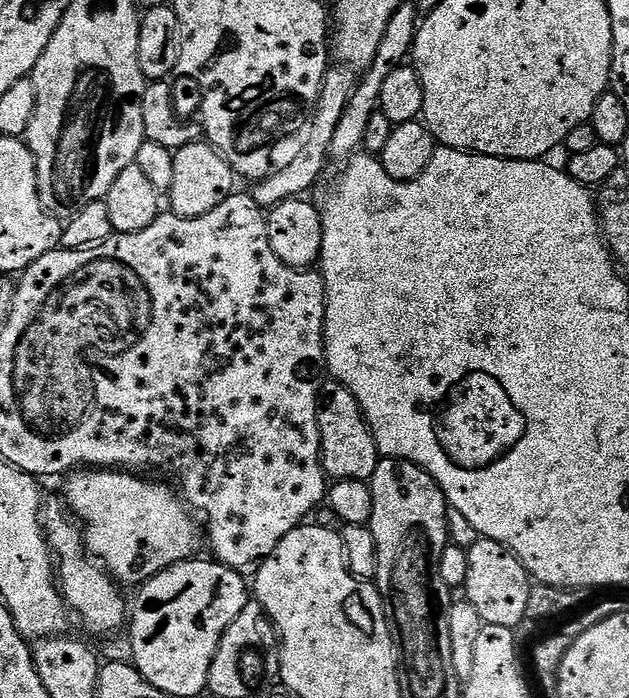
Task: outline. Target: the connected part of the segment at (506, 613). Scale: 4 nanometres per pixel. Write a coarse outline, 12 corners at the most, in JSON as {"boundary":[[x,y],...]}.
{"boundary":[[504,545],[467,549],[467,600],[519,629],[533,581]]}

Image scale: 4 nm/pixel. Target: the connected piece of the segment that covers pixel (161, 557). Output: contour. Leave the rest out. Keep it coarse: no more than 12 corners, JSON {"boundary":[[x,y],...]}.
{"boundary":[[77,470],[66,503],[84,545],[139,586],[202,548],[164,484]]}

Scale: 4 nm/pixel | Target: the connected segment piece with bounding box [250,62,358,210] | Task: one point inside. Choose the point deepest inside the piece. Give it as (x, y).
(294, 180)

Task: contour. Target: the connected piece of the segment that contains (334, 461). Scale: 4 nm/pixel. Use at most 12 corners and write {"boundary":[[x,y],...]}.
{"boundary":[[321,383],[325,477],[371,481],[382,457],[358,398]]}

